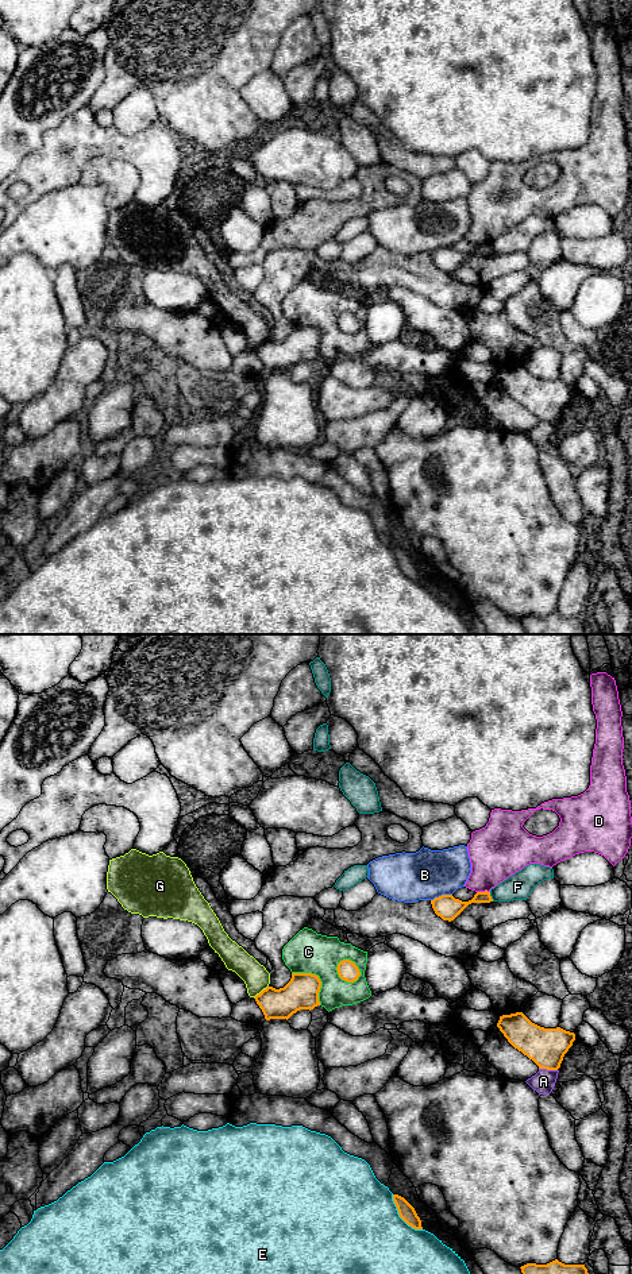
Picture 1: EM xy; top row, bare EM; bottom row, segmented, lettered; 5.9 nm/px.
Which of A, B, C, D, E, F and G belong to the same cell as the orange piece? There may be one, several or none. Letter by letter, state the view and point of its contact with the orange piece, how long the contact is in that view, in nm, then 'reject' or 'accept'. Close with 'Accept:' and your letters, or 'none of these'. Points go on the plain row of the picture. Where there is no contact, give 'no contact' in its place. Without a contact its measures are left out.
A: xy (548, 421) | 110 nm | reject
B: xy (440, 248) | 130 nm | reject
C: xy (351, 313) | 170 nm | reject
D: xy (482, 244) | 80 nm | reject
E: xy (400, 568) | 280 nm | reject
F: xy (490, 248) | 60 nm | reject
G: xy (262, 343) | 120 nm | reject
Accept: none of these

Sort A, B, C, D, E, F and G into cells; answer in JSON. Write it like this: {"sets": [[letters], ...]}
{"sets": [["A"], ["B"], ["C"], ["D"], ["E"], ["F"], ["G"]]}

